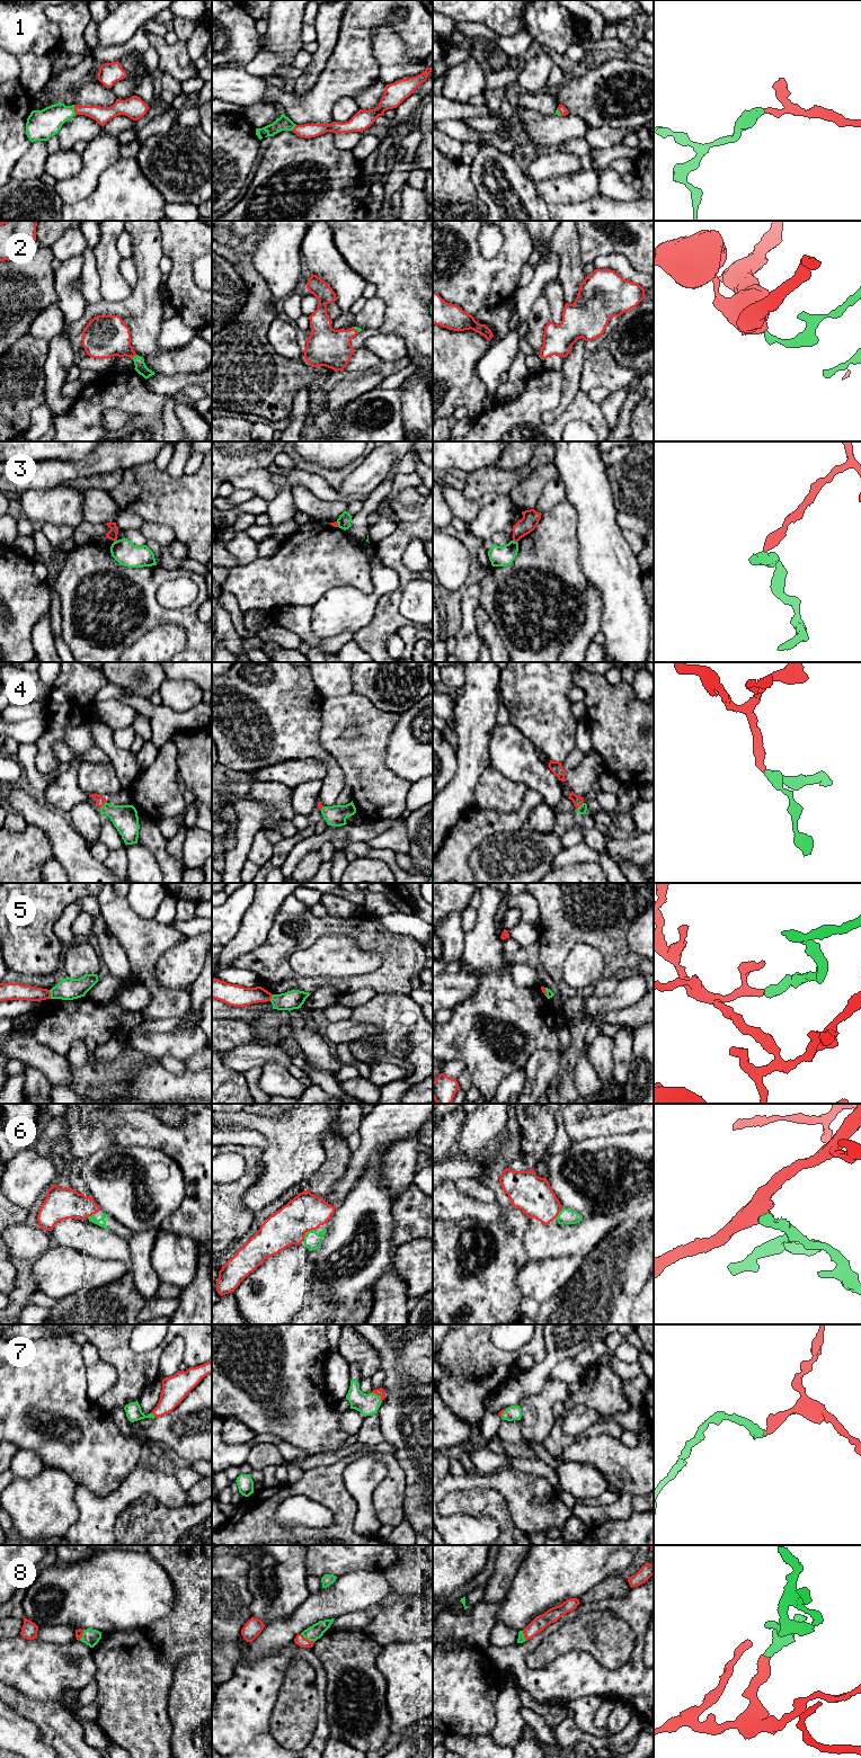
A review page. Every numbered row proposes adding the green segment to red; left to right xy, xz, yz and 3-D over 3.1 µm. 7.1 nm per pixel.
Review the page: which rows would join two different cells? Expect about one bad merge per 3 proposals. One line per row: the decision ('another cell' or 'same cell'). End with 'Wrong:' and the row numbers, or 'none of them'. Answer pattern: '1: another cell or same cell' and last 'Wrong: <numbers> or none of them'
1: same cell
2: same cell
3: another cell
4: same cell
5: another cell
6: same cell
7: same cell
8: same cell
Wrong: 3, 5

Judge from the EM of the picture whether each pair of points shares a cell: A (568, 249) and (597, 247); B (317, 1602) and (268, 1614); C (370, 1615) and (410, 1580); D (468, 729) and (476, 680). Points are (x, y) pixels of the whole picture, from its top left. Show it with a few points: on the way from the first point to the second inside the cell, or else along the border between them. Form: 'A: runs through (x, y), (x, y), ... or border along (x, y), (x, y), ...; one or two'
A: border along (577, 232), (580, 259), (584, 264); two
B: border along (310, 1595), (289, 1616), (276, 1620); two
C: runs through (380, 1606), (400, 1589); one
D: runs through (476, 716), (476, 693); one

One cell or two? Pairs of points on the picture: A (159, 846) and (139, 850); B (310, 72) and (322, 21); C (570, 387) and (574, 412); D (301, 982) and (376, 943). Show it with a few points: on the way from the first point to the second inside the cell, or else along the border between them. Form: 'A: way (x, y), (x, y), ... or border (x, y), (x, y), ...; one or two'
A: border (140, 842), (152, 854), (161, 871); two
B: way (319, 60), (324, 52), (324, 34); one
C: border (579, 389), (566, 410), (556, 420); two
D: way (328, 982), (372, 980), (382, 970); one

